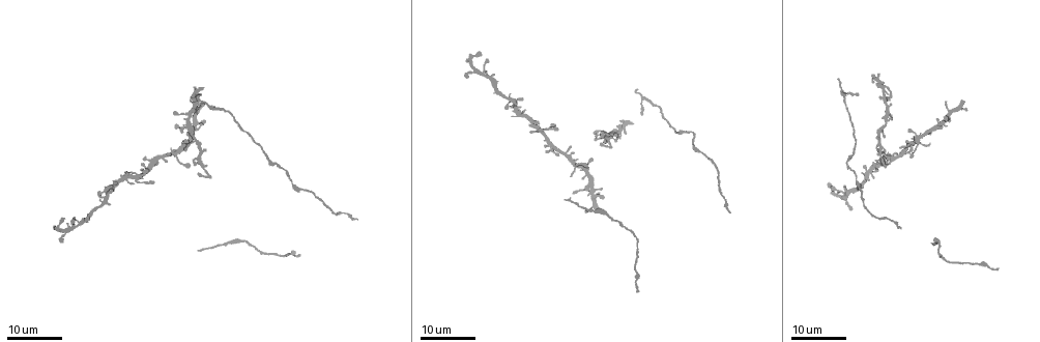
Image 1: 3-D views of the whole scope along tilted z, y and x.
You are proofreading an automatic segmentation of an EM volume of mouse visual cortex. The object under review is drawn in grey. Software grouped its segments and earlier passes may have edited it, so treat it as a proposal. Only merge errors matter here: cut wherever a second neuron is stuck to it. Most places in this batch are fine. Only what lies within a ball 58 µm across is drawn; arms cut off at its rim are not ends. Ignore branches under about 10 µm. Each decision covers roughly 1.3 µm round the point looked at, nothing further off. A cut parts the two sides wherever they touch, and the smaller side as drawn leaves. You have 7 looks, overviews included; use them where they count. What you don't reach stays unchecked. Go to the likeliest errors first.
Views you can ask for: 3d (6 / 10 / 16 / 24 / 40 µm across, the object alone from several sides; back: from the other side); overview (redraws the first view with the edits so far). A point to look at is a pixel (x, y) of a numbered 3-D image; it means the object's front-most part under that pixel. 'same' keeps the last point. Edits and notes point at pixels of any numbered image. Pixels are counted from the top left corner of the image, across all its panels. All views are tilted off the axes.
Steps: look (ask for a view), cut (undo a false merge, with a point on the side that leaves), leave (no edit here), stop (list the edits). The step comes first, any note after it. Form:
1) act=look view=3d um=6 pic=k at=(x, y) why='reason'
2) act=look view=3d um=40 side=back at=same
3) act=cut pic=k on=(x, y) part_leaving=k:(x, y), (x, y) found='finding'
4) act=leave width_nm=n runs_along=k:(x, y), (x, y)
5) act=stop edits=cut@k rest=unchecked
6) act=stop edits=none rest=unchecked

act=look view=3d um=16 pic=1 at=(572, 162) why='looks like a crossing'

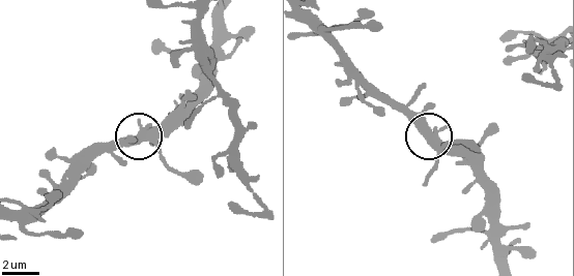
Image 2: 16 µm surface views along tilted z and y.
act=look view=3d um=6 pic=2 at=(433, 142)

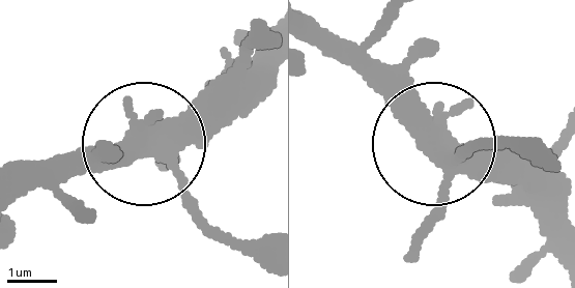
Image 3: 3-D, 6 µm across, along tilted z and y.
act=leave found='all the same neuron'

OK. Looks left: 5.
act=look view=3d um=16 pic=1 at=(889, 107) why='four or more arms meet'

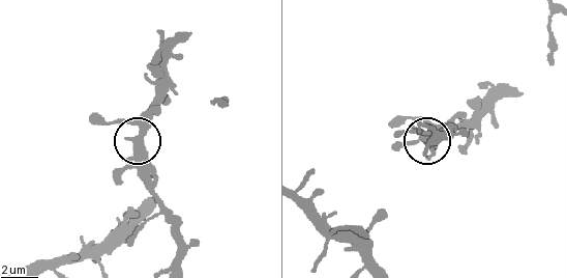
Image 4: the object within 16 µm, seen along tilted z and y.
act=look view=3d um=6 pic=4 at=(141, 147)

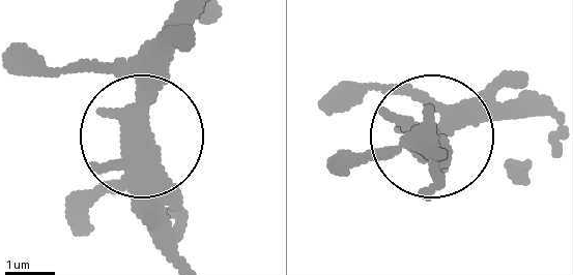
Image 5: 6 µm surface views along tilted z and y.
act=look view=3d um=6 side=back pic=5 at=(143, 135)

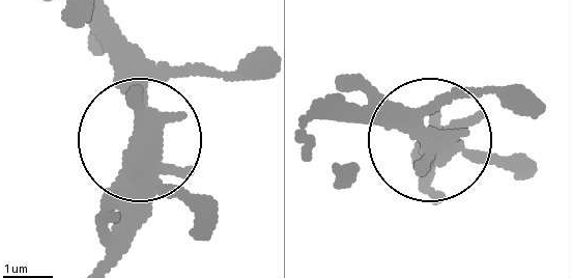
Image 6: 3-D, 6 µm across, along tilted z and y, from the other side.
act=leave runs_along=6:(433, 132), (528, 160) found='one neuron here'

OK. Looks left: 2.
act=look view=3d um=16 pic=1 at=(855, 180) why='calibre changes'

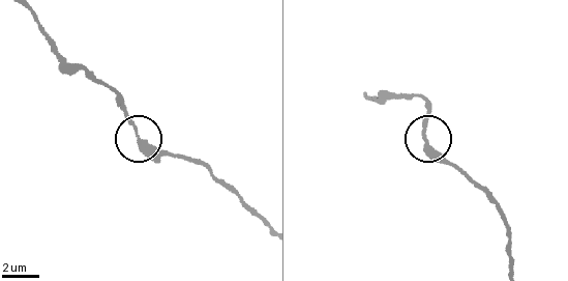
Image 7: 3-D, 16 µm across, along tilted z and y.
act=look view=3d um=10 pic=7 at=(136, 131)

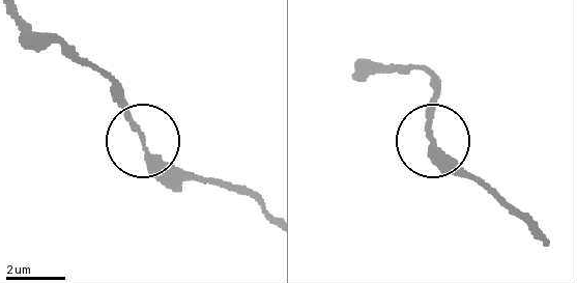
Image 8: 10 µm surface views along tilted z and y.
act=leave runs_along=8:(22, 19), (105, 74), (148, 150), (205, 182) found='one neuron here'

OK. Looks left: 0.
act=stop edits=none rest=unchecked

